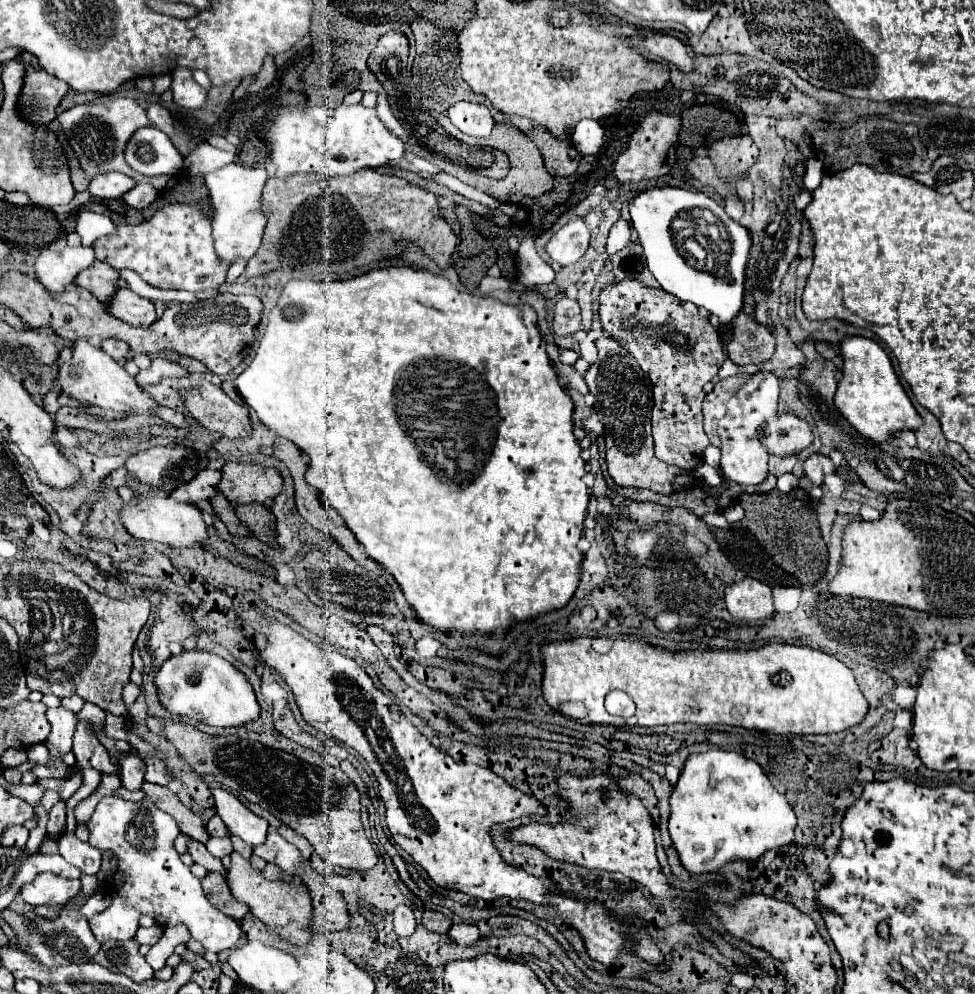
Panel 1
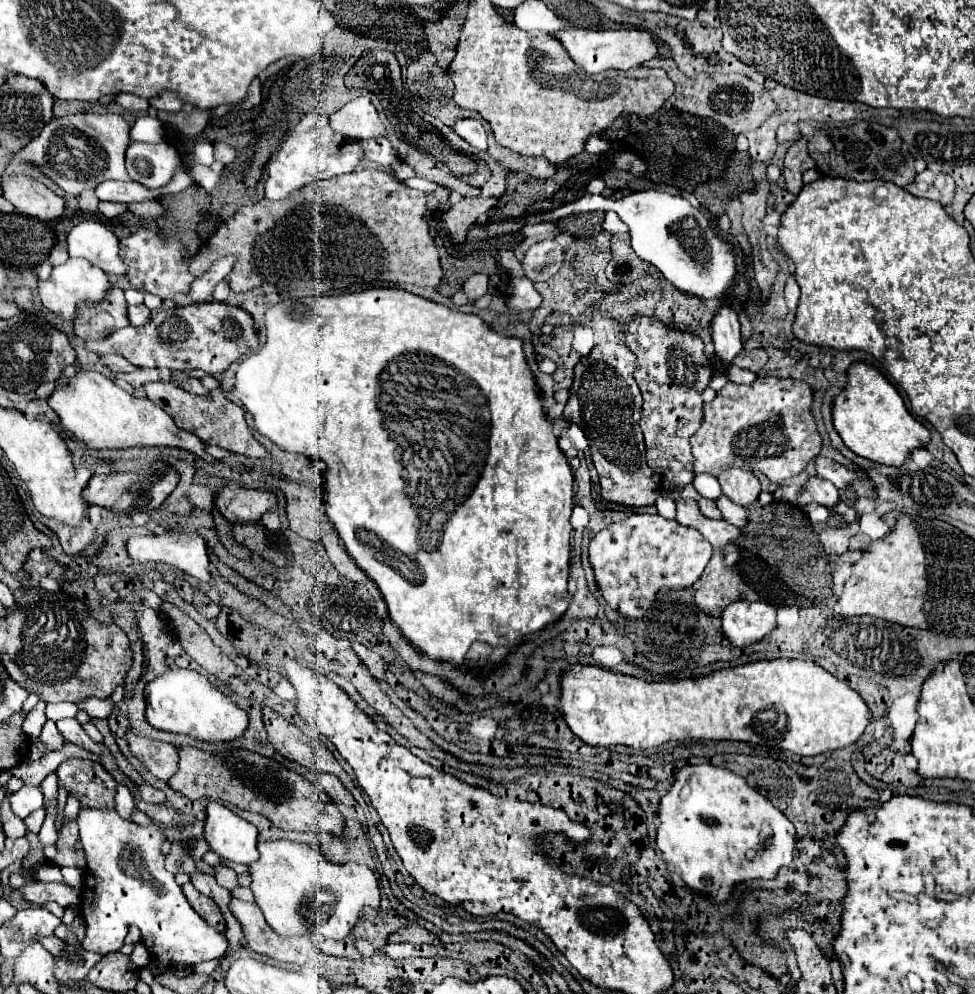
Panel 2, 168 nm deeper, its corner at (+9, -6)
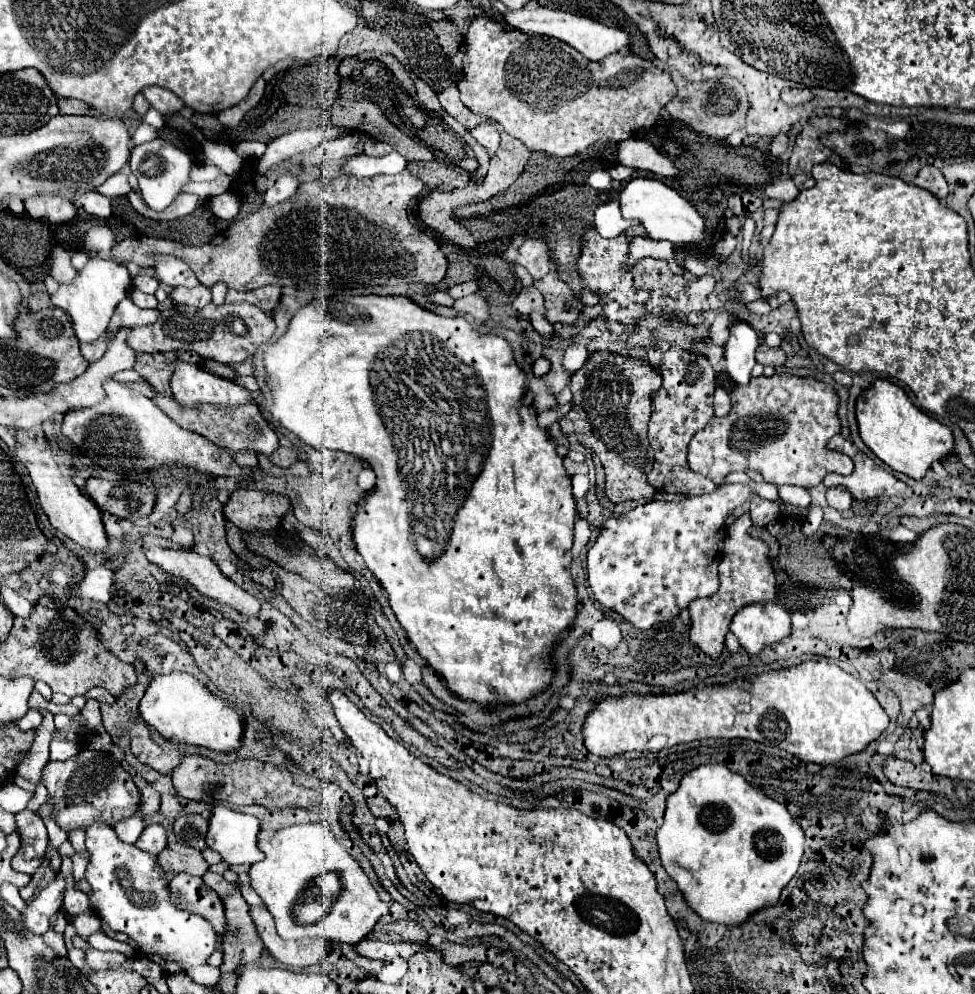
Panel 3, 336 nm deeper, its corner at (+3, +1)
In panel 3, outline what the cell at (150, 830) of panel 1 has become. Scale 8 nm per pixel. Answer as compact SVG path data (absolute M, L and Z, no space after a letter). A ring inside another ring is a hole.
M92 824L86 832L86 848L90 854L84 878L92 886L92 910L108 922L116 932L128 934L138 944L138 956L156 962L164 974L188 974L188 970L204 964L218 948L218 936L202 916L178 910L168 898L168 880L158 866L156 856L124 844L116 838L114 828Z

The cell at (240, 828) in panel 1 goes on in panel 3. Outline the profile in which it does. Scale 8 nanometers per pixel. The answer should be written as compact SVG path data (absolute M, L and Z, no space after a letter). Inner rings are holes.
M216 806L206 834L208 848L216 850L228 864L254 864L264 858L256 846L260 824L250 814L240 814L228 806Z

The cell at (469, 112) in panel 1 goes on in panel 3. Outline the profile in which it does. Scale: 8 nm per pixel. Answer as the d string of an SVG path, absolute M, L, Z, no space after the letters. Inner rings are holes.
M484 122L484 124L476 126L474 130L470 130L470 134L476 138L476 142L478 142L480 146L486 148L486 152L488 152L490 158L496 154L498 146L500 146L500 134L498 134L498 130L496 130L492 124Z

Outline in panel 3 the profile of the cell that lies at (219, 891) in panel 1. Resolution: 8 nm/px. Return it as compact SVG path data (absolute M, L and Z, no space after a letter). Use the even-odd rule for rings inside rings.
M176 874L170 880L168 888L170 888L170 902L176 908L206 918L220 938L226 934L224 904L220 896L202 882L200 876Z

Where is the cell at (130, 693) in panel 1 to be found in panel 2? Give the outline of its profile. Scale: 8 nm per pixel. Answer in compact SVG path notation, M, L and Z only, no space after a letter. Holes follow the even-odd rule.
M90 699L90 701L78 703L78 707L82 711L86 711L90 717L96 717L96 719L108 719L112 715L112 711L114 711L114 703L110 699L106 699L106 701Z

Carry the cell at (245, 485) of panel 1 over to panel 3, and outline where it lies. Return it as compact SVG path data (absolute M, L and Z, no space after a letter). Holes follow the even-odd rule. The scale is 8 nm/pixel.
M236 490L224 506L224 516L244 532L276 530L280 520L290 510L290 500L278 494L258 490Z

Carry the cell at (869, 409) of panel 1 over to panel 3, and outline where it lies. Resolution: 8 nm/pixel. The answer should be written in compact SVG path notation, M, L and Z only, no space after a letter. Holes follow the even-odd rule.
M876 380L874 386L856 400L856 418L864 444L886 466L914 480L922 480L934 462L944 460L954 450L952 430L918 410L906 392L888 380Z

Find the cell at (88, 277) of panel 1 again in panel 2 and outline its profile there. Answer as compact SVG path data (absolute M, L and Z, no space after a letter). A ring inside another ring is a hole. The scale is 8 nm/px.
M110 287L106 297L98 303L80 303L78 319L74 319L74 333L82 339L102 339L128 325L124 291Z

